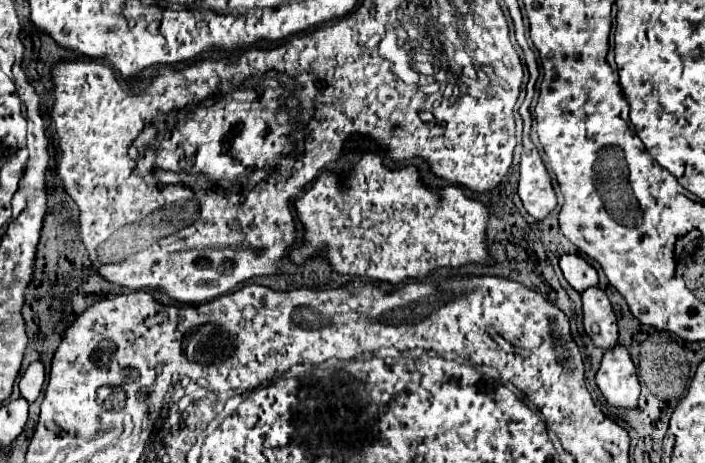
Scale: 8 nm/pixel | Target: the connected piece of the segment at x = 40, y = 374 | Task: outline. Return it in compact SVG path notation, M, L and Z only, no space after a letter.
M40 360L32 362L28 366L28 370L24 372L24 376L20 378L20 394L28 400L28 402L34 402L40 392L42 392L42 384L46 380L46 370L44 370L44 364Z

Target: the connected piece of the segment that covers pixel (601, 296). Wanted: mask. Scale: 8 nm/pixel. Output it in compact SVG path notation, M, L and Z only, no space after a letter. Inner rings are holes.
M588 288L582 292L582 310L584 310L584 330L600 350L612 350L618 344L616 314L612 312L610 300L604 290Z

